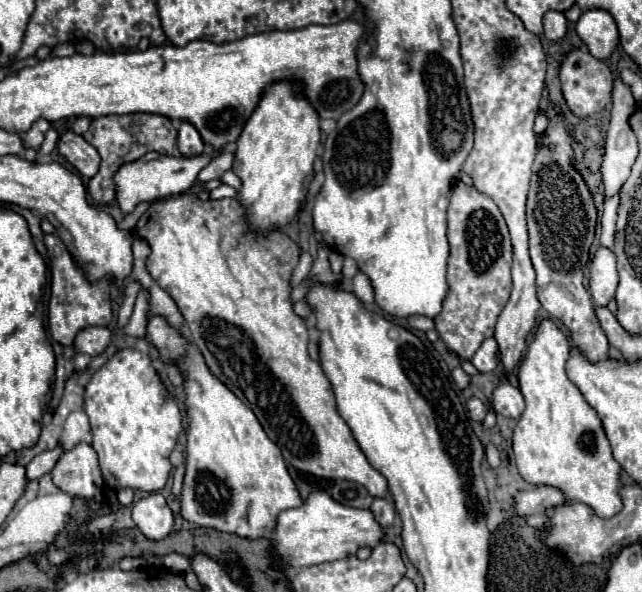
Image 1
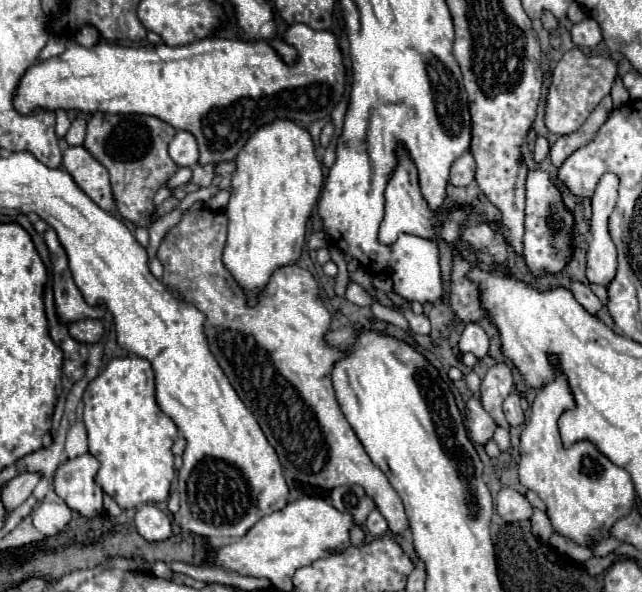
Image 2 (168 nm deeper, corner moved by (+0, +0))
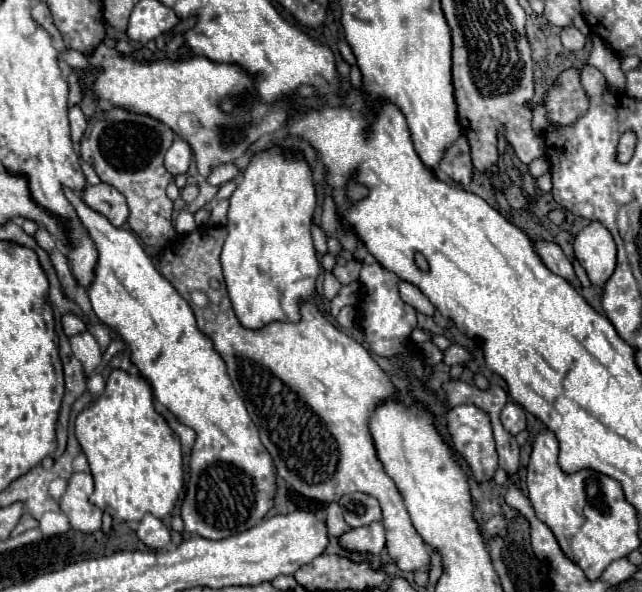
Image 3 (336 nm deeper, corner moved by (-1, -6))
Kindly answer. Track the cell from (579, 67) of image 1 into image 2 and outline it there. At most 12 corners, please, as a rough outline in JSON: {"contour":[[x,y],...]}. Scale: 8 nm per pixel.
{"contour":[[564,53],[546,97],[546,127],[568,135],[610,93],[616,63]]}

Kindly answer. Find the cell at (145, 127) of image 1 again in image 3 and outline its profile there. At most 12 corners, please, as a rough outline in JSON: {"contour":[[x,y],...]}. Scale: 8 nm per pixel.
{"contour":[[115,107],[91,117],[79,155],[127,199],[129,227],[177,239],[163,157],[175,133]]}

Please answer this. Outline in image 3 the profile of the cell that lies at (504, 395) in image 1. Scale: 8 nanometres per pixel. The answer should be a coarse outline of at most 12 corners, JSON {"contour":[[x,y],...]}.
{"contour":[[513,401],[503,407],[501,423],[511,435],[527,425],[523,407]]}

